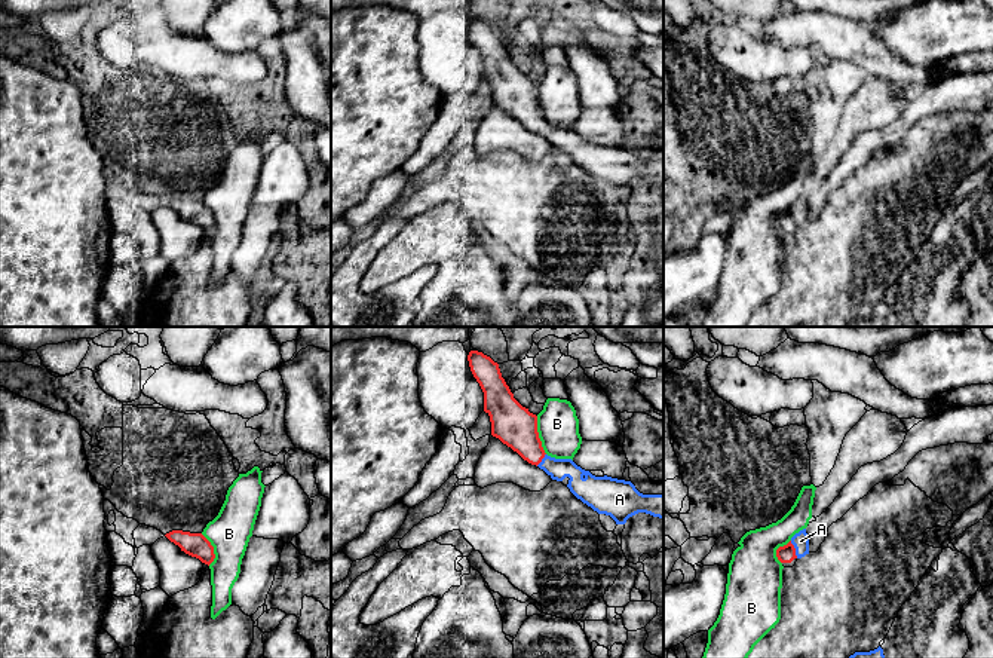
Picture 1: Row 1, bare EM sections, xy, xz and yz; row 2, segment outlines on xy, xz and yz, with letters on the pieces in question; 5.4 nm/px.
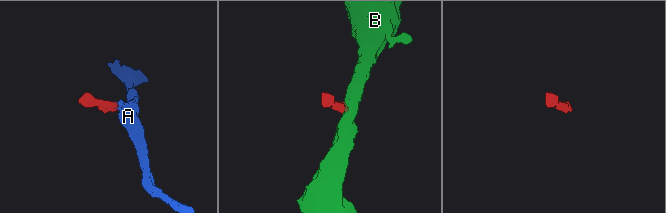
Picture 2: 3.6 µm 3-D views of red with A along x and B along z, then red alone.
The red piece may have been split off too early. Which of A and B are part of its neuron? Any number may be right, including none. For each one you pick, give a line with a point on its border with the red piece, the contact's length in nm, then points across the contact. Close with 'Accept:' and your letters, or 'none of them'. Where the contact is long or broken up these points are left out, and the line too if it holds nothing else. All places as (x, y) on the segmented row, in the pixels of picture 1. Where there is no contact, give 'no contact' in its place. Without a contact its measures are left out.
A: meets red in yz at (794, 550); contact 100 nm long; runs through yz (785, 554), (794, 550), (800, 541)
Accept: A

